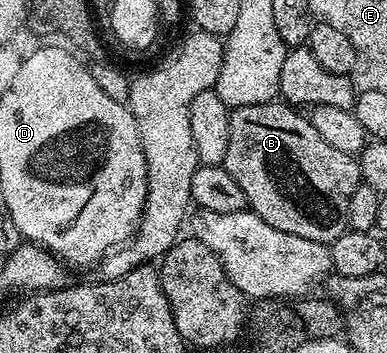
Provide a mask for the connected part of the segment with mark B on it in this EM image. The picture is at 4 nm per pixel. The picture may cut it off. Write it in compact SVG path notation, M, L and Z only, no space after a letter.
M283 101L231 108L226 157L222 166L242 189L247 206L255 215L262 217L266 225L274 225L274 229L282 229L282 233L290 233L294 237L306 237L306 241L329 245L349 230L350 197L362 183L359 162L329 145L318 134L318 129L314 129L311 118L297 108Z

